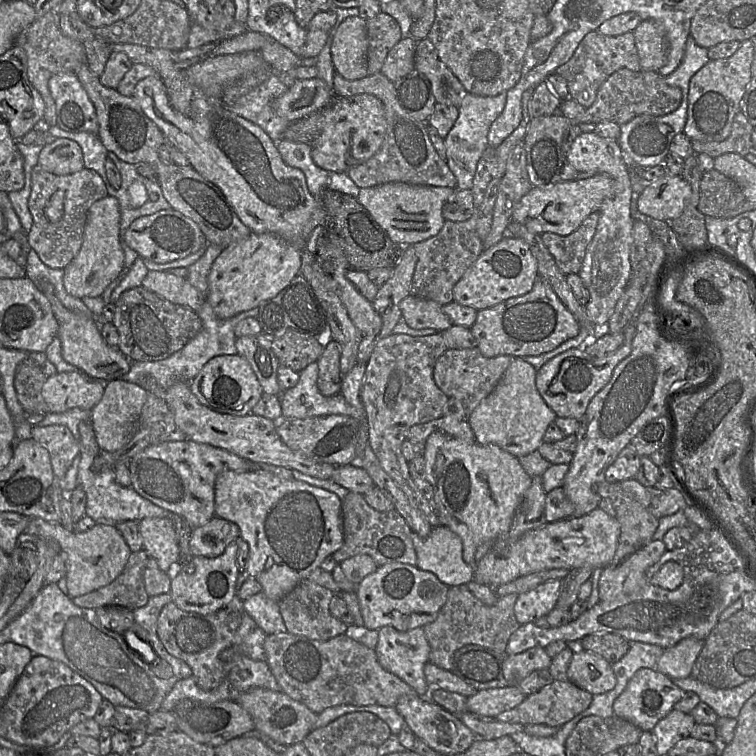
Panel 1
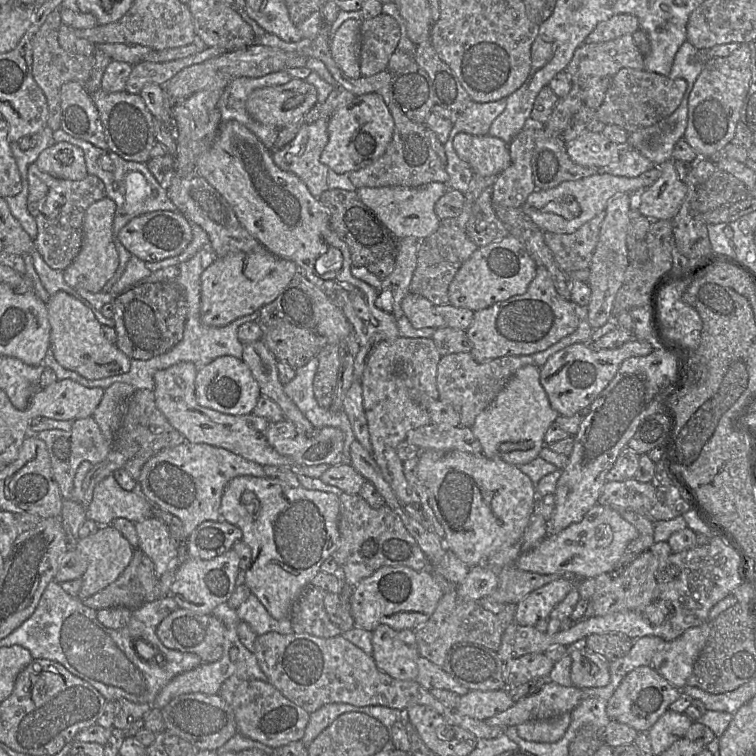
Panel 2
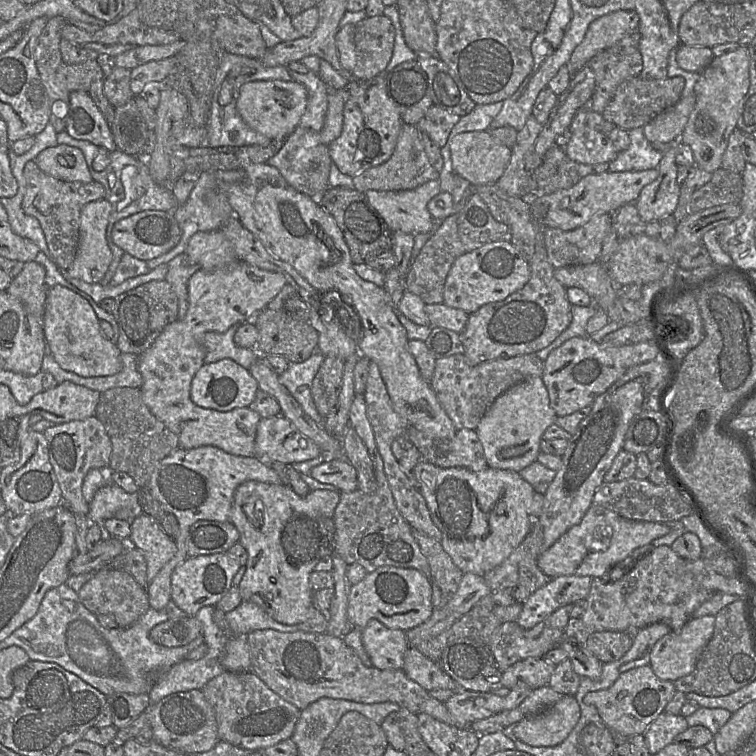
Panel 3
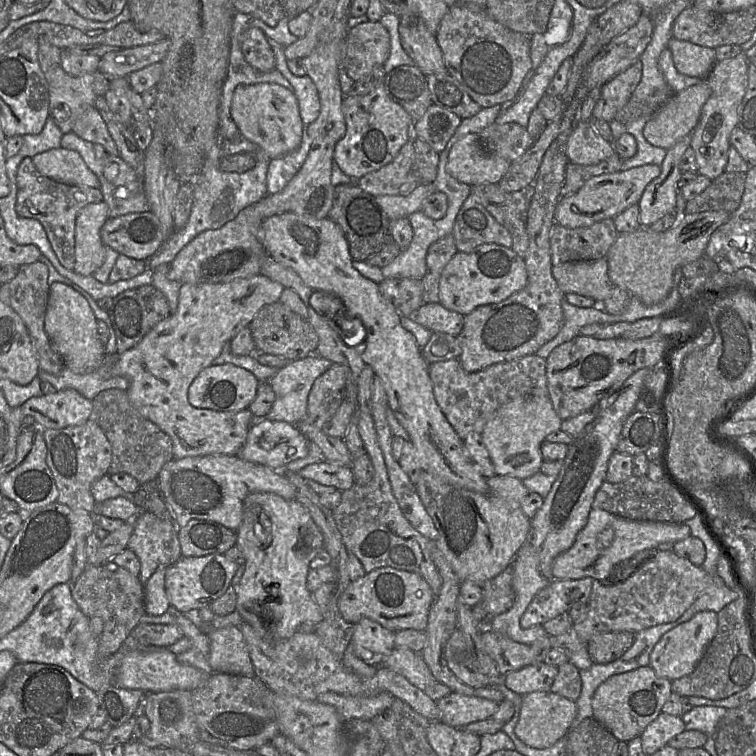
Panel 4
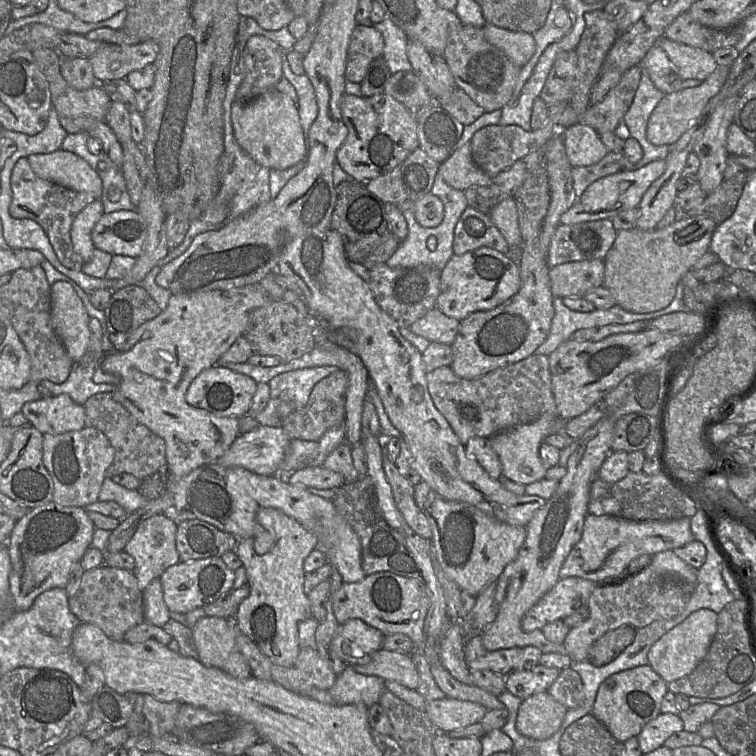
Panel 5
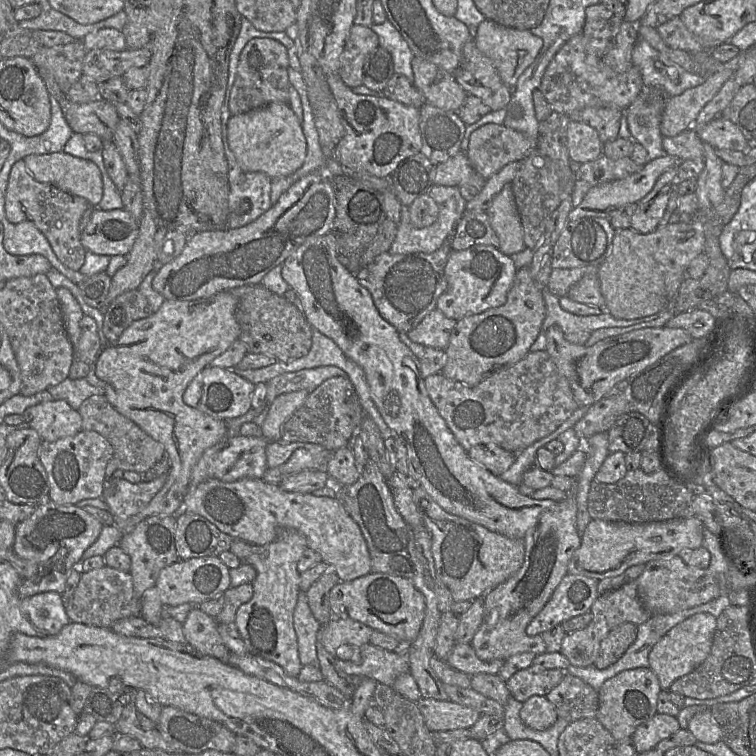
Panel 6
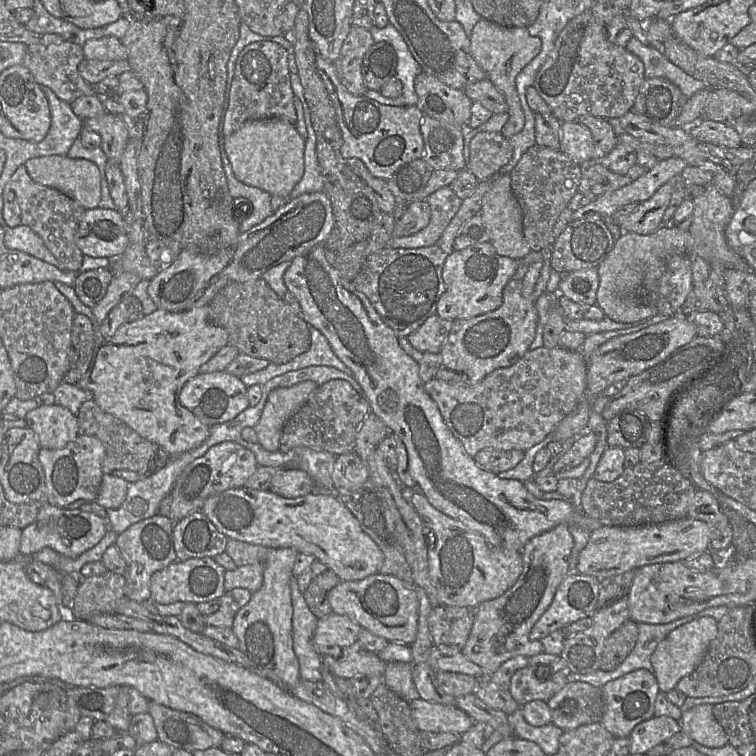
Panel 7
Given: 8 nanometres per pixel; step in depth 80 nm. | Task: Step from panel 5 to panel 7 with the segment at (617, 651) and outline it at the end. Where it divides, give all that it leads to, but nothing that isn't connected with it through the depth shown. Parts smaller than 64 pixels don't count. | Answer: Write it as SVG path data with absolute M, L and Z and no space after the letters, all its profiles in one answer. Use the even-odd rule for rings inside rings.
M628 620L604 641L600 670L615 670L633 650L639 636L637 623Z

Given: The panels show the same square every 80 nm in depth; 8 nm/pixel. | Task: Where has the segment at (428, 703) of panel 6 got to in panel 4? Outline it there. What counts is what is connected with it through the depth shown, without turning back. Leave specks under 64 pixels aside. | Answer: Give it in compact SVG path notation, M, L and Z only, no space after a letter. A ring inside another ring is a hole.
M451 692L437 700L436 705L439 709L438 721L454 728L461 728L492 717L499 704L481 697Z

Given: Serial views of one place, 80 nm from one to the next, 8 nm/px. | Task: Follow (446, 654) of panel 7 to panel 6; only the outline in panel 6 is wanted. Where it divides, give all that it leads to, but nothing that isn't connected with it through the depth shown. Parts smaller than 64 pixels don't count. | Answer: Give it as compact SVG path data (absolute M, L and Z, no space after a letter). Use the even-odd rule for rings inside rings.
M470 643L455 644L445 662L453 669L469 676L478 673L498 675L504 663L503 660L484 661L479 659Z

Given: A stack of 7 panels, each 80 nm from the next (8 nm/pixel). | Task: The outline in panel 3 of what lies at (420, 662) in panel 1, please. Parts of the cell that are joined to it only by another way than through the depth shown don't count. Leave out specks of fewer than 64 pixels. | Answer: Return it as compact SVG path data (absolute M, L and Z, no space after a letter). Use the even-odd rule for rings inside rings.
M377 619L362 628L362 643L372 666L377 669L402 669L404 654L410 647L406 631L391 629Z

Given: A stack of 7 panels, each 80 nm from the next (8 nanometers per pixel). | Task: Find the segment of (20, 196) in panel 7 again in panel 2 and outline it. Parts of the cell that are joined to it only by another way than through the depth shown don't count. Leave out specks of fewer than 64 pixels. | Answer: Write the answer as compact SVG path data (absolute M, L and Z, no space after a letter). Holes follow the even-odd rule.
M36 163L28 167L28 199L27 210L34 217L37 224L37 236L34 241L34 250L36 250L44 261L52 269L65 270L78 255L83 240L83 221L87 208L94 202L105 198L106 190L104 183L96 176L88 174L82 180L67 180L55 178L39 169ZM50 196L51 200L59 202L59 214L55 218L48 218L43 214L43 205L45 198Z

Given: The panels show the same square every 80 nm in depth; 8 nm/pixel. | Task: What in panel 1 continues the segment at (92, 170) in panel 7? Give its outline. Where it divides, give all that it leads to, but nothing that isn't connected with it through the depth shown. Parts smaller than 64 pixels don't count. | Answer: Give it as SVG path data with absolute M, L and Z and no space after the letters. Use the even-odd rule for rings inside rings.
M67 138L55 139L43 146L38 165L55 175L69 175L84 168L81 147Z

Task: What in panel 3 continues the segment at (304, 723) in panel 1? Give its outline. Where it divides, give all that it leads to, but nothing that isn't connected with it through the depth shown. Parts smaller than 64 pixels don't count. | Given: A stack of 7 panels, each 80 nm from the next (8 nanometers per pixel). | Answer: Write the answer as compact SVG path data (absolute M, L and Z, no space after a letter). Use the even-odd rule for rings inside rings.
M224 671L201 691L215 711L220 741L244 749L262 750L290 739L300 718L301 710L270 689L254 672Z

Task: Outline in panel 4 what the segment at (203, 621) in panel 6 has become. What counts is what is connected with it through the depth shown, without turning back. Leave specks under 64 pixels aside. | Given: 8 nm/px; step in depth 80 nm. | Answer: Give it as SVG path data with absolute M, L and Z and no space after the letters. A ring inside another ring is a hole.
M237 626L210 629L208 662L213 673L254 677L254 667L241 630Z

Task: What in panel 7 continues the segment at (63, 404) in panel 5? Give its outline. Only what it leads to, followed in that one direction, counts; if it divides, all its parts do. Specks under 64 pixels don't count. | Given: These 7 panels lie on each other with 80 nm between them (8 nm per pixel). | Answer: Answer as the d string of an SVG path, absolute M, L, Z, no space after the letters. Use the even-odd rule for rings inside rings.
M55 403L29 411L25 420L27 427L35 433L41 448L62 449L79 435L78 417Z

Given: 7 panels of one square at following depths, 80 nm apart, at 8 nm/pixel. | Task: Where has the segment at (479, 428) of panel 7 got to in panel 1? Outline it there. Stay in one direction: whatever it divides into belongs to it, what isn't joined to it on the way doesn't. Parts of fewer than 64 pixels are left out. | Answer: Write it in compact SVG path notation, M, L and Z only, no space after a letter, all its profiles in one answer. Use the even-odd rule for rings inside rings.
M477 347L448 349L438 358L433 378L436 385L449 398L458 399L463 404L468 418L475 408L493 392L514 358L510 355L485 357Z

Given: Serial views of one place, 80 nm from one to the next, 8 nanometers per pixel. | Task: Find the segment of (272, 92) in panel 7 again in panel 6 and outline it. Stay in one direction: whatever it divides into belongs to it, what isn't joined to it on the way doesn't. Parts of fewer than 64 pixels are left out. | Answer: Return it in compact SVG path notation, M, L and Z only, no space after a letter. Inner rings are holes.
M253 38L242 50L237 67L236 79L230 92L231 116L266 106L271 103L289 104L288 49L271 38Z

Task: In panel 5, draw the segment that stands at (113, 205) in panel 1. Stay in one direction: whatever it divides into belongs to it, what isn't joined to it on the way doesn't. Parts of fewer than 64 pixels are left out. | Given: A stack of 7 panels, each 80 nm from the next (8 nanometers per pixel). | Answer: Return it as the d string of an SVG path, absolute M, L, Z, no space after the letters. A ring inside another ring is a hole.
M96 199L88 204L73 221L71 228L73 248L82 257L84 263L89 262L93 257L95 246L91 233L103 214L103 204L100 199Z

